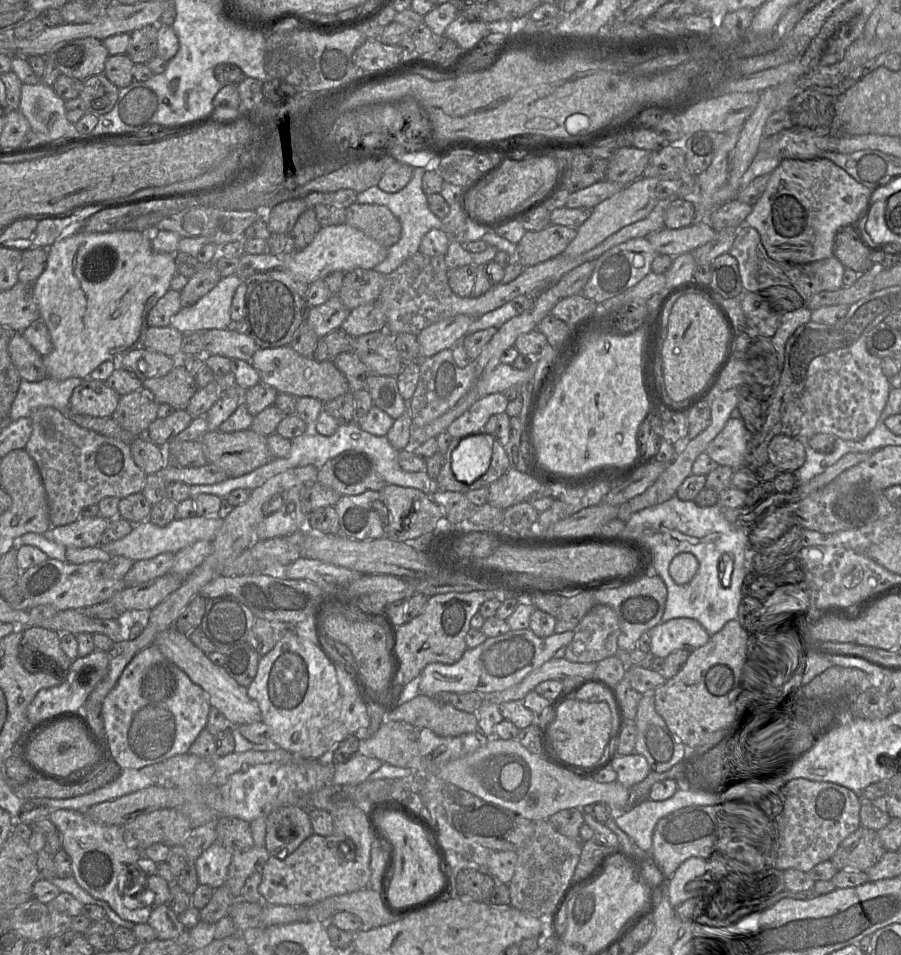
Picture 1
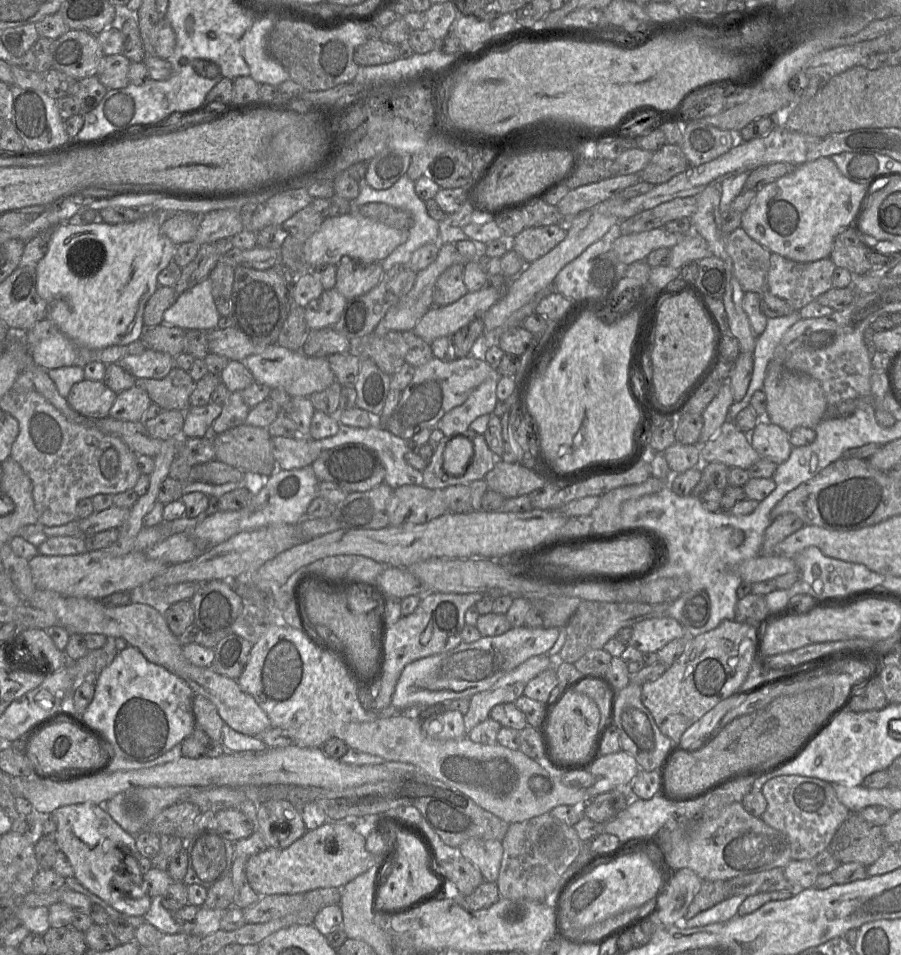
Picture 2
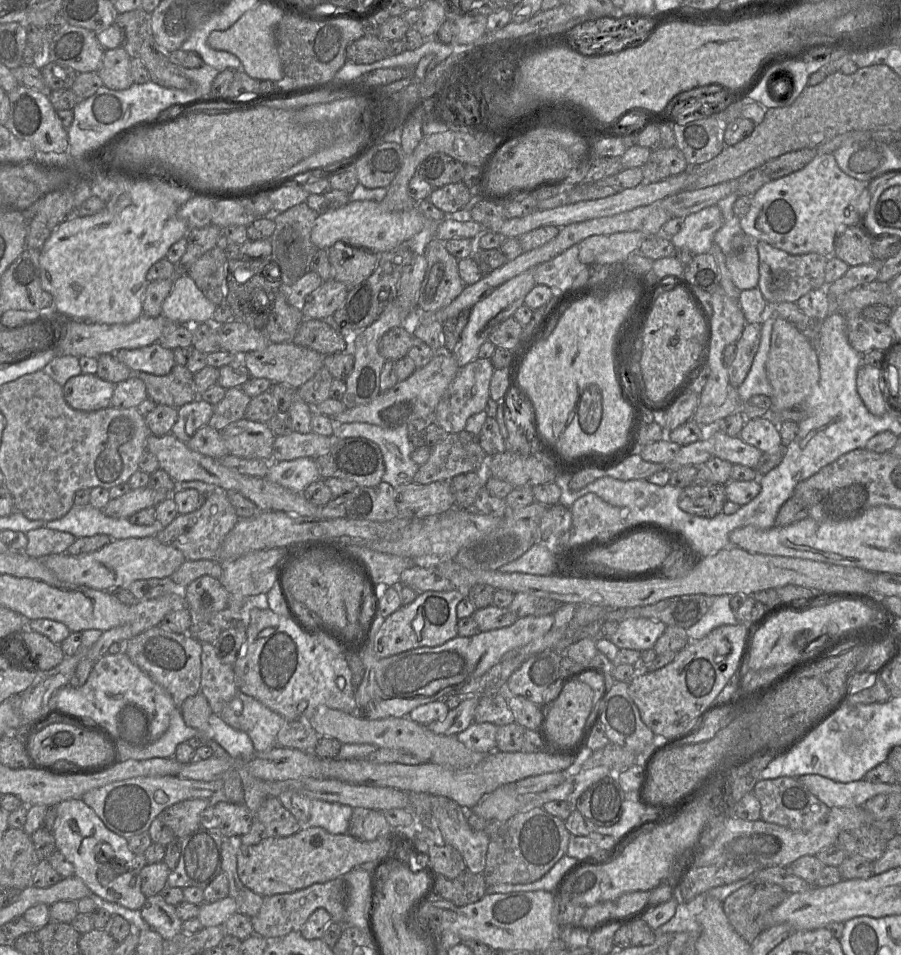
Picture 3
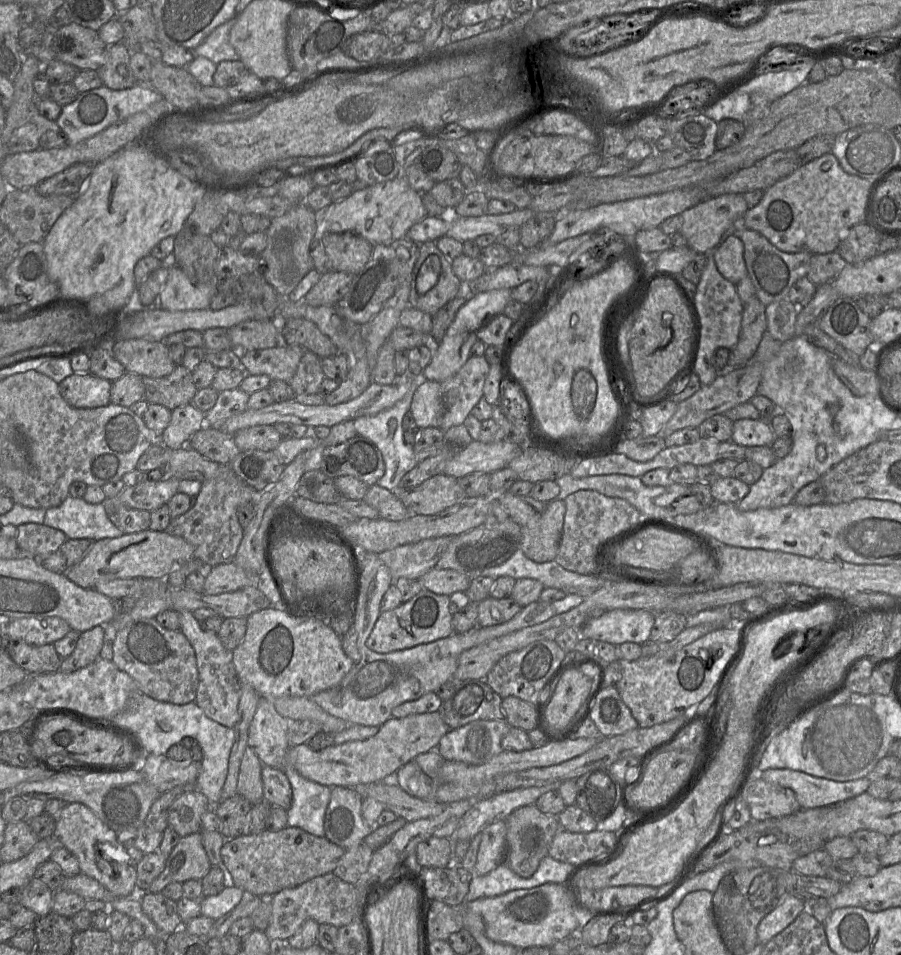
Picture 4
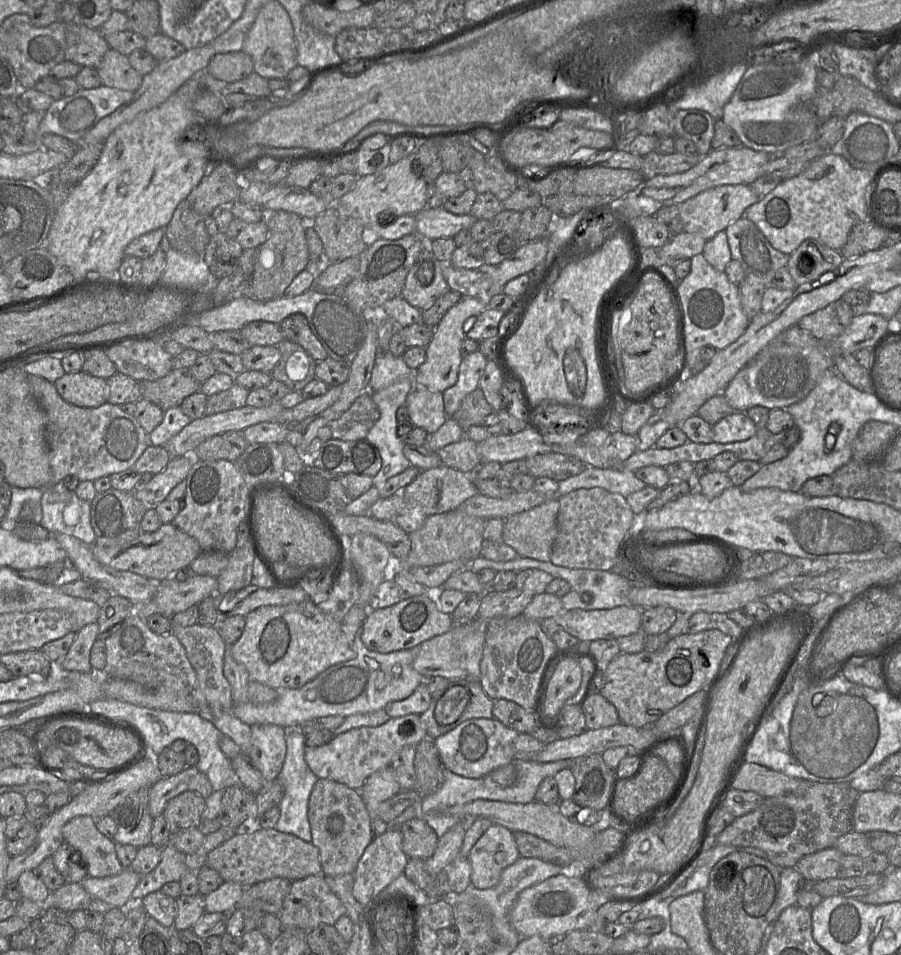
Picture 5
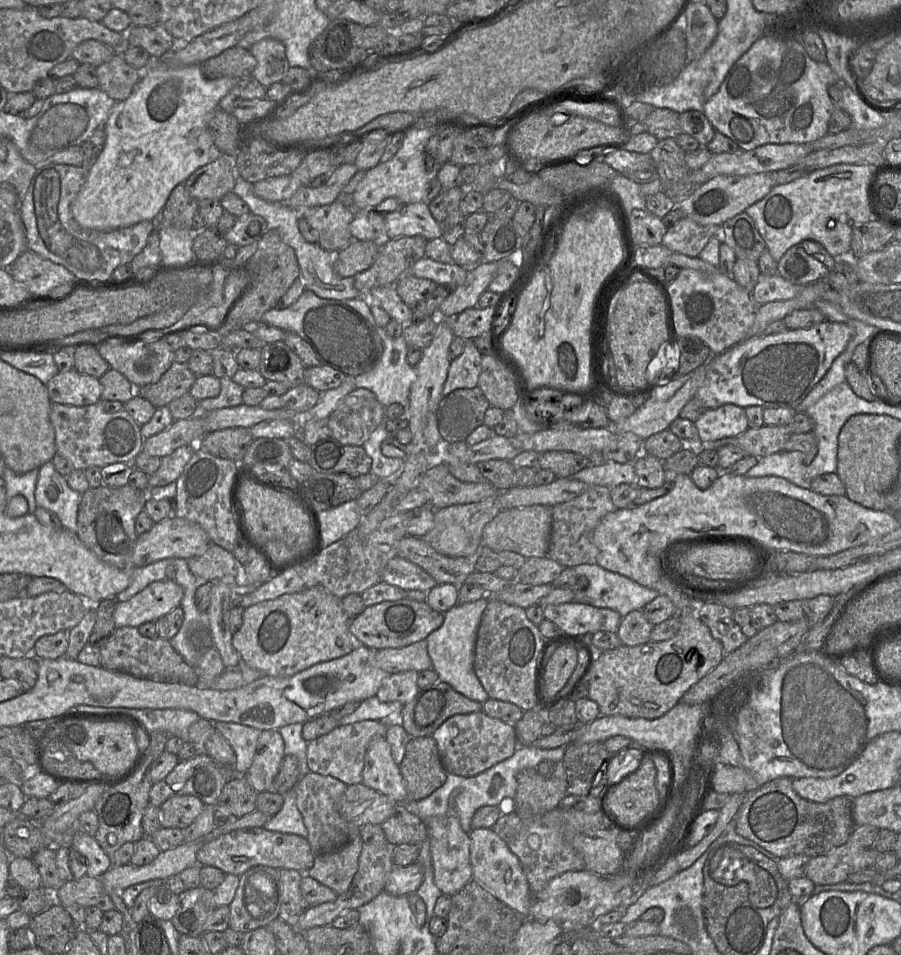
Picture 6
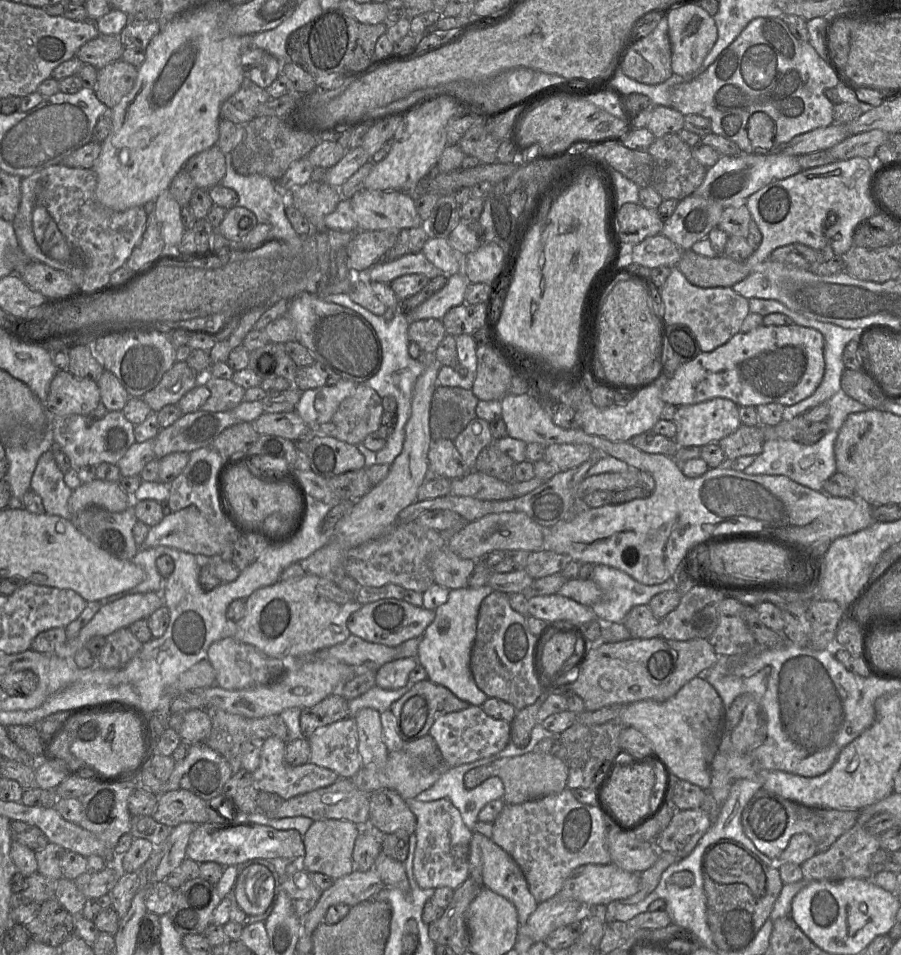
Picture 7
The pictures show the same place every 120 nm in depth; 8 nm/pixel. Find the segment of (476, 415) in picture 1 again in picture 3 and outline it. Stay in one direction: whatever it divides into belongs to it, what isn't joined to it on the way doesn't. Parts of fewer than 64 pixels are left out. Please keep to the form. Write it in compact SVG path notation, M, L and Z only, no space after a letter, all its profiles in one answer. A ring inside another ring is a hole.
M477 358L460 367L455 378L440 399L433 415L433 421L447 434L459 433L465 430L467 420L484 411L490 399L490 382L494 373L490 359Z

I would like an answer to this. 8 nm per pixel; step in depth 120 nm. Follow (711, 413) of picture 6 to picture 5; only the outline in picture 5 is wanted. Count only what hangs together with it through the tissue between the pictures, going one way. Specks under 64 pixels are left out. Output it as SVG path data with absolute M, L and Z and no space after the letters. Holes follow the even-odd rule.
M734 411L712 426L713 442L731 443L747 440L759 432L745 412Z

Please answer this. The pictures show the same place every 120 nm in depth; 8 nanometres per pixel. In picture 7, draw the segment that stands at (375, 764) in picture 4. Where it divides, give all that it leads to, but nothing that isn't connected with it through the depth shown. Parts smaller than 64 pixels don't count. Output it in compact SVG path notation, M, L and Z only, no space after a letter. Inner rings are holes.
M353 718L333 723L307 739L310 745L310 763L346 779L351 779L362 767L358 731Z

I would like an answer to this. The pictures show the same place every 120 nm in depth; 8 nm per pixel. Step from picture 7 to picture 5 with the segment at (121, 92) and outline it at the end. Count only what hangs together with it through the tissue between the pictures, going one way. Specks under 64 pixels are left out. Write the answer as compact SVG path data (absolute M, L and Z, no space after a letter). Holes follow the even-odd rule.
M109 49L97 67L102 84L111 88L136 92L143 76L130 64L126 55Z

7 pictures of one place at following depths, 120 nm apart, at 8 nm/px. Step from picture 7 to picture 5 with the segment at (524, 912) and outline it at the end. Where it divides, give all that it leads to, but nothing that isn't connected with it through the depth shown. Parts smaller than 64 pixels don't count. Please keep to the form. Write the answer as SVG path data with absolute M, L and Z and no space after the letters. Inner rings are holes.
M492 824L469 852L471 884L481 890L496 886L505 868L520 857L513 832Z

